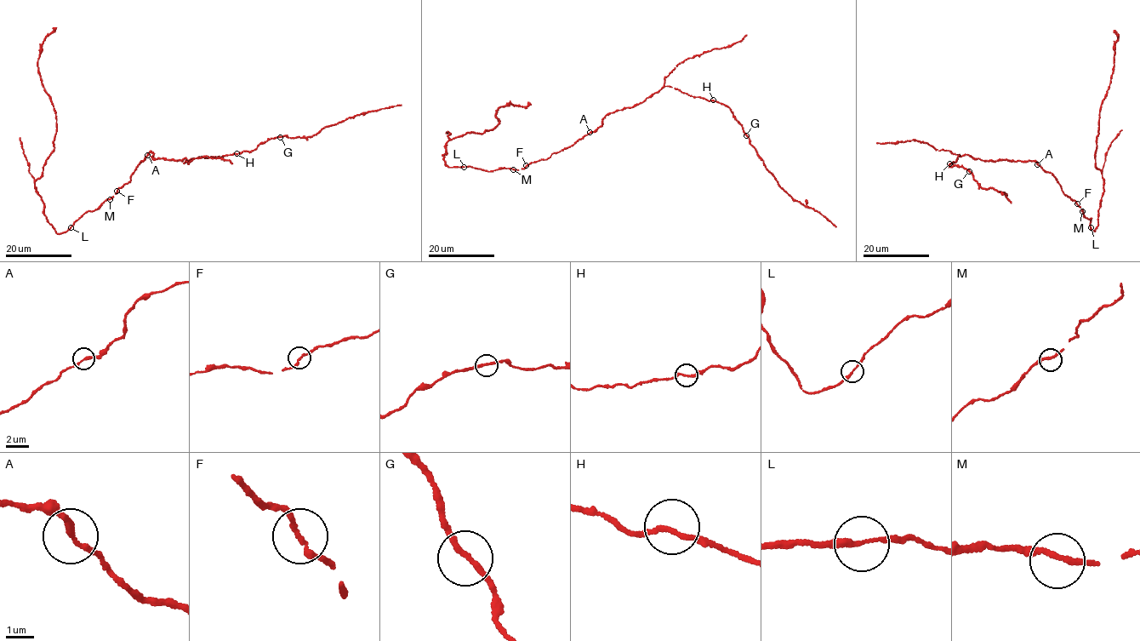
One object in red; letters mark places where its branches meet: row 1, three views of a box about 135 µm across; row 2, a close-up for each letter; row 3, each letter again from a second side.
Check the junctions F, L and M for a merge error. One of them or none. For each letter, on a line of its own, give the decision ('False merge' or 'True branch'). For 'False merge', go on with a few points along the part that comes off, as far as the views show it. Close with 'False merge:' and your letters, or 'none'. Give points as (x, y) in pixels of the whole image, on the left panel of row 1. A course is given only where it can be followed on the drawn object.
F: True branch
L: True branch
M: True branch
False merge: none

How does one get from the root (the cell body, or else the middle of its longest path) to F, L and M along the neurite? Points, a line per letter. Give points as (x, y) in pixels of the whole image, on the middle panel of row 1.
F: (561, 150), (527, 166)
L: (561, 150), (521, 169), (505, 168), (489, 171), (464, 167)
M: (561, 150), (546, 159), (513, 169)

